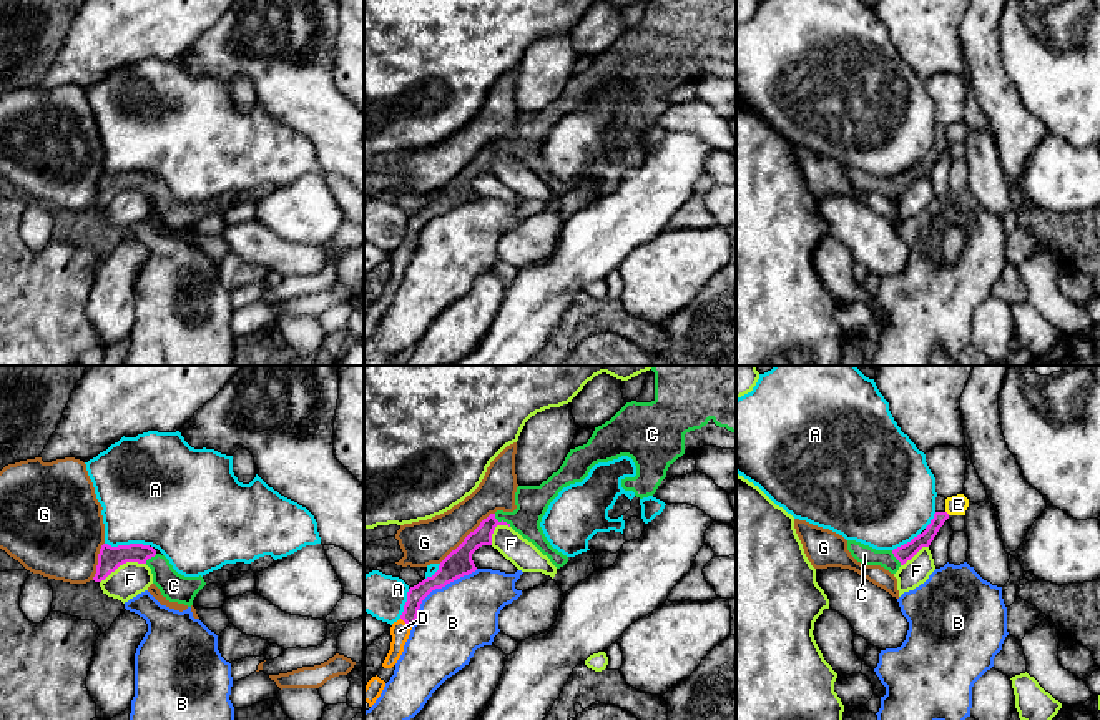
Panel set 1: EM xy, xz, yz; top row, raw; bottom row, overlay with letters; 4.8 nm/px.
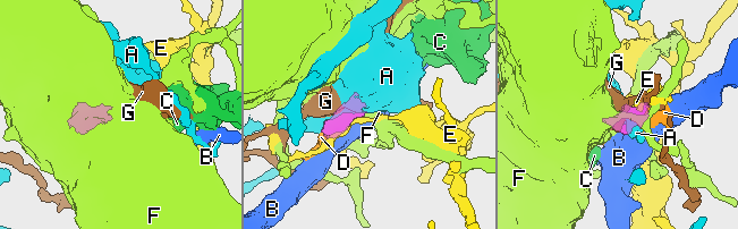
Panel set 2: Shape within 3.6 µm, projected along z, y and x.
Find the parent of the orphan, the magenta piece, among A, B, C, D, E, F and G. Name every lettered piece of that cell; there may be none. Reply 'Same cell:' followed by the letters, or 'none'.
Same cell: C, D

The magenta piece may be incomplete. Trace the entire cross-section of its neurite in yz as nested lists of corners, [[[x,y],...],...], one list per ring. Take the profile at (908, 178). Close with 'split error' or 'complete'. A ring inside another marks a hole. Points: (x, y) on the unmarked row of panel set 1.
[[[935,140],[934,146],[922,161],[894,178],[876,178],[856,168],[847,168],[847,178],[857,190],[864,193],[881,193],[891,201],[896,201],[899,195],[911,188],[922,175],[931,173],[947,146],[947,140]]]; split error

